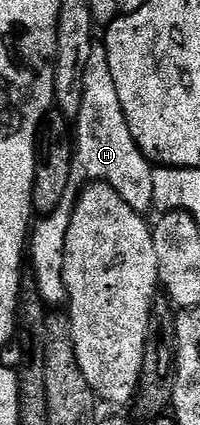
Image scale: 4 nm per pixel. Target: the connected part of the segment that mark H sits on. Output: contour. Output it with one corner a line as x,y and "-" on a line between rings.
94,43
91,47
91,55
87,59
87,71
83,71
83,103
79,103
79,111
72,122
71,136
73,139
73,166
71,167
71,179
67,183
67,193
63,195
63,203
59,203
59,207
55,207
55,211
44,214
32,226
27,242
27,261
28,264
33,264
31,276
37,280
37,292
45,300
46,306
49,307
57,307
53,305
59,304
60,301
62,304
63,301
61,267
65,260
65,236
67,235
69,220
73,214
73,205
77,201
77,194
82,187
94,181
104,181
135,212
145,215
148,214
148,209
154,208
154,166
135,143
135,139
131,135
131,127
127,127
127,115
123,115
123,107
119,103
119,91
115,91
115,79
111,79
111,67
107,63
107,51
104,44

